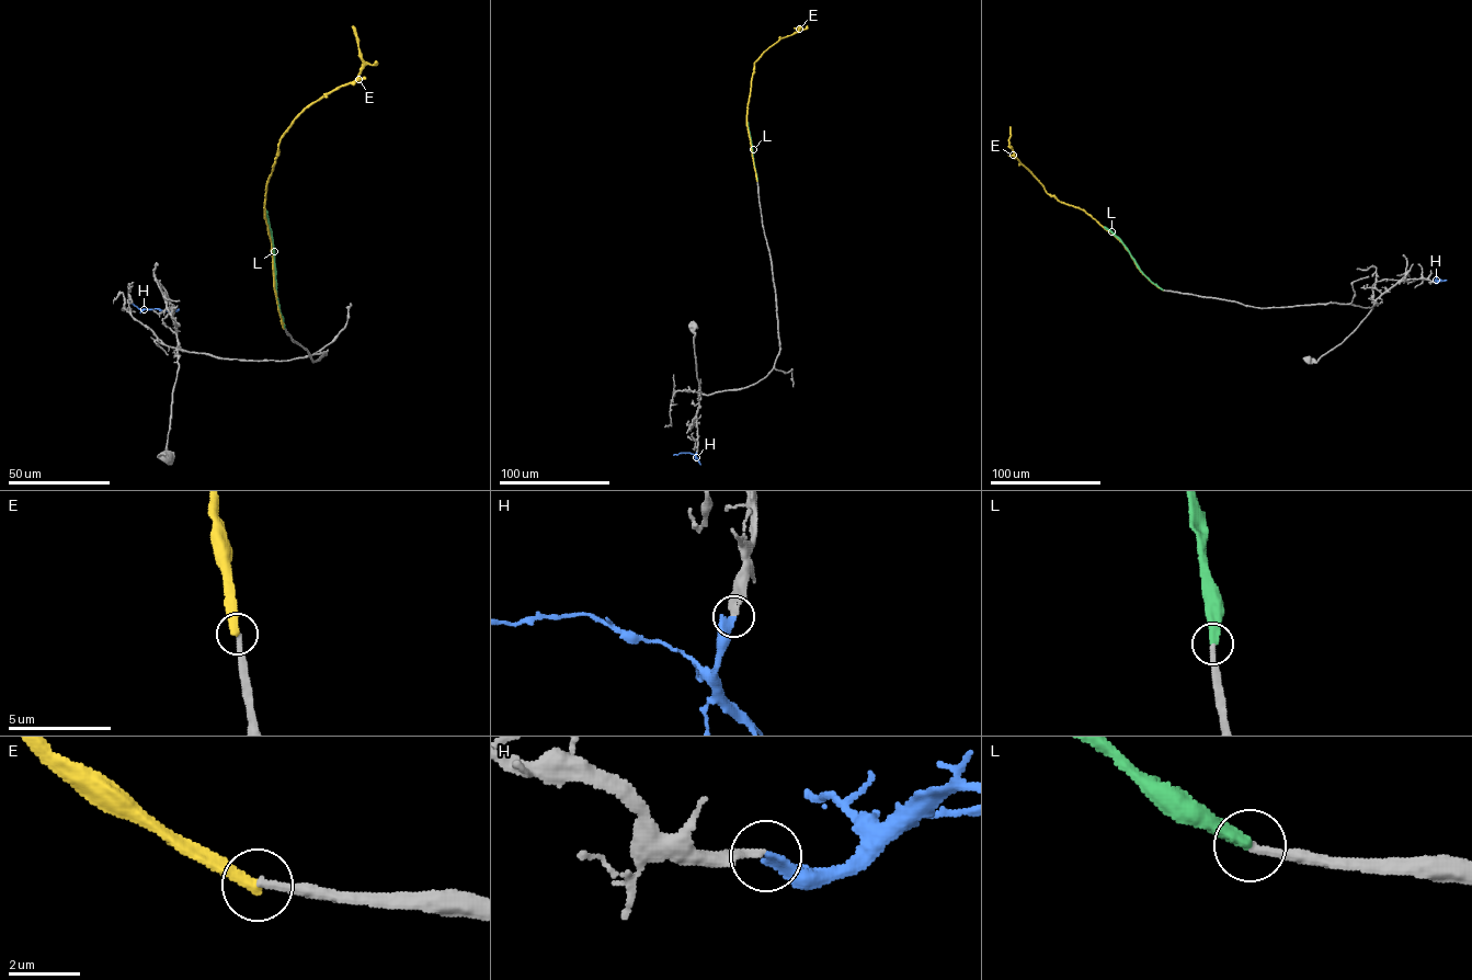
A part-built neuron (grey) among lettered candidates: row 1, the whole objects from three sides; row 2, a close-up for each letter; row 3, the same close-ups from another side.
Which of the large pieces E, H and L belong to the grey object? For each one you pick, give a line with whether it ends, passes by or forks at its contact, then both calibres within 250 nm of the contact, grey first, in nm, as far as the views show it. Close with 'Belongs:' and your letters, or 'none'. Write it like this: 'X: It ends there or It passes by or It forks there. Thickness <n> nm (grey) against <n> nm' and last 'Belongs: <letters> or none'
H: It ends there. Thickness 200 nm (grey) against 320 nm
L: It ends there. Thickness 240 nm (grey) against 400 nm
Belongs: H, L

